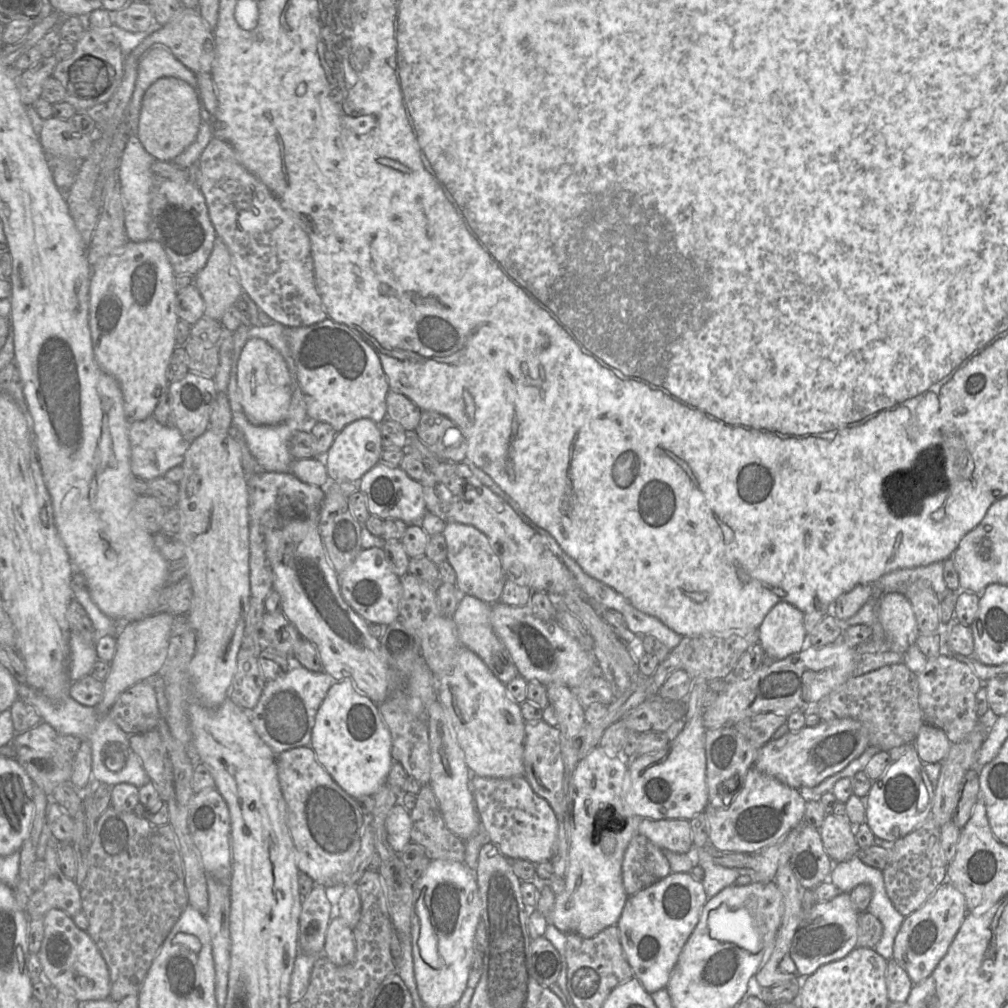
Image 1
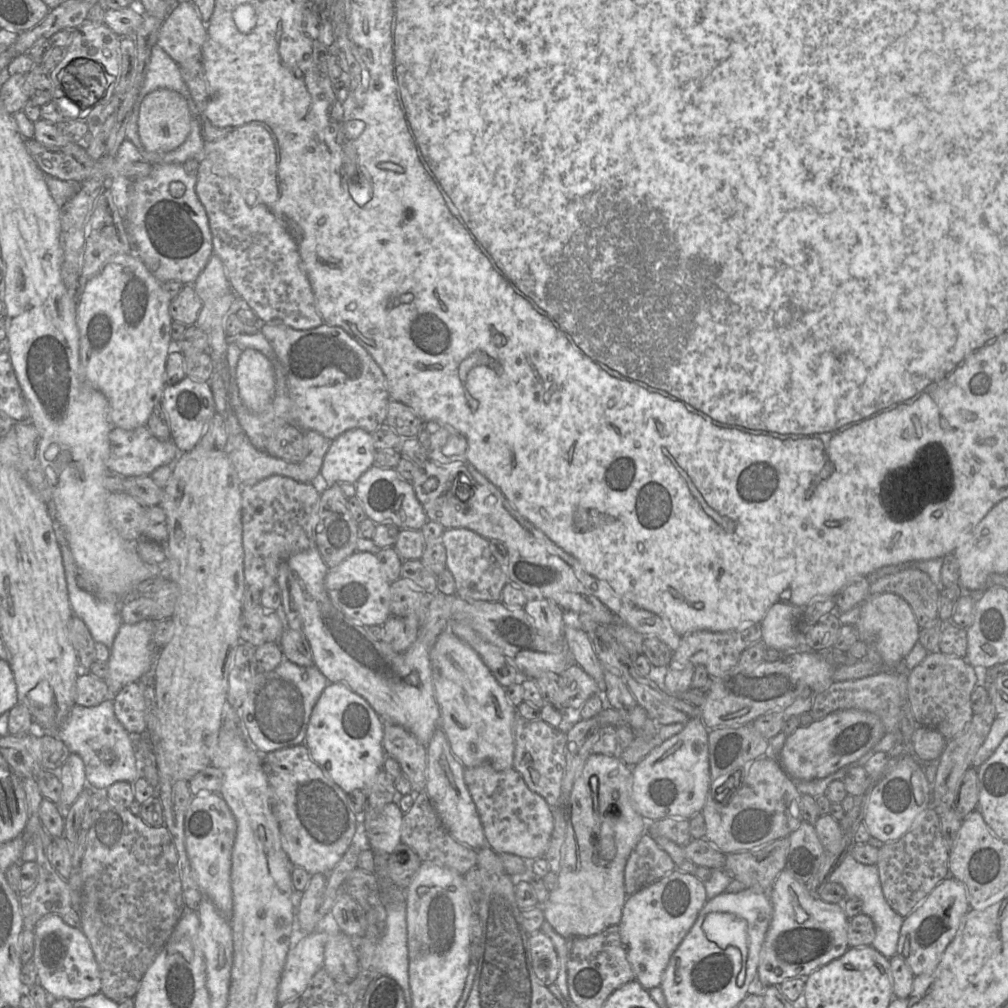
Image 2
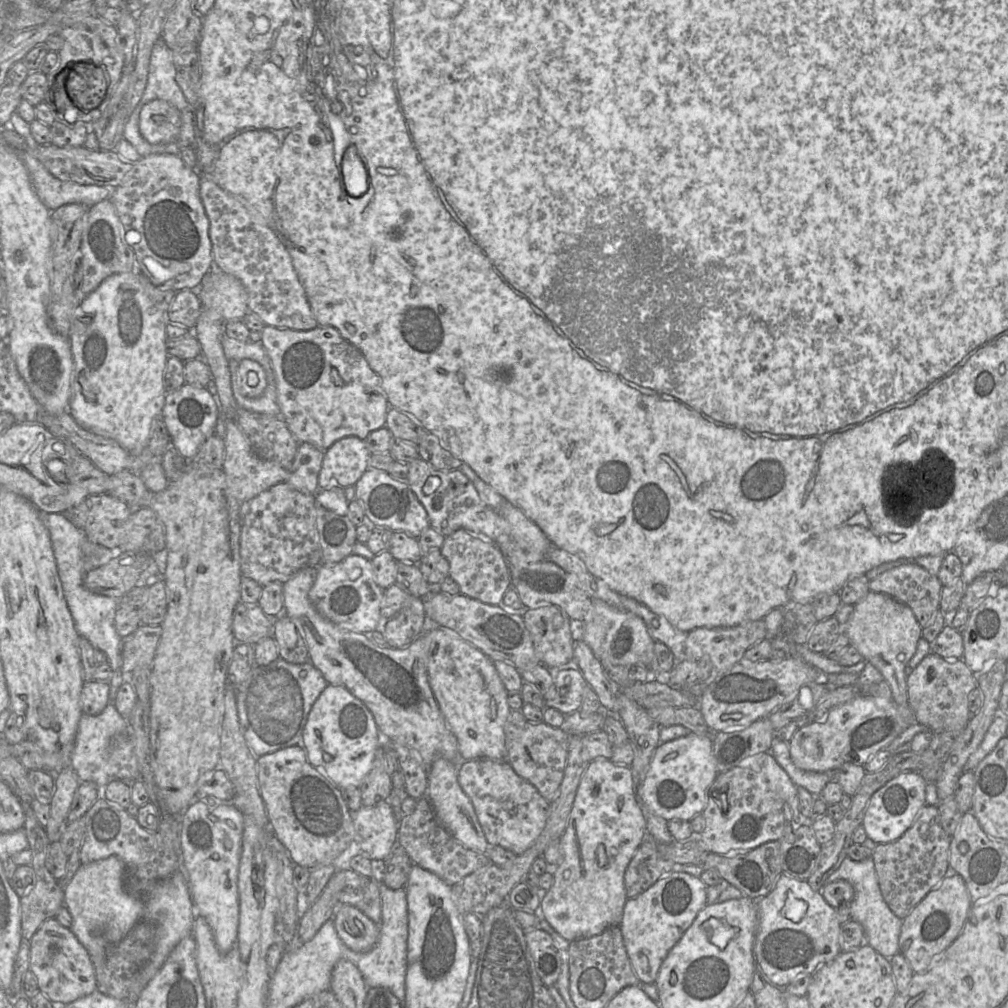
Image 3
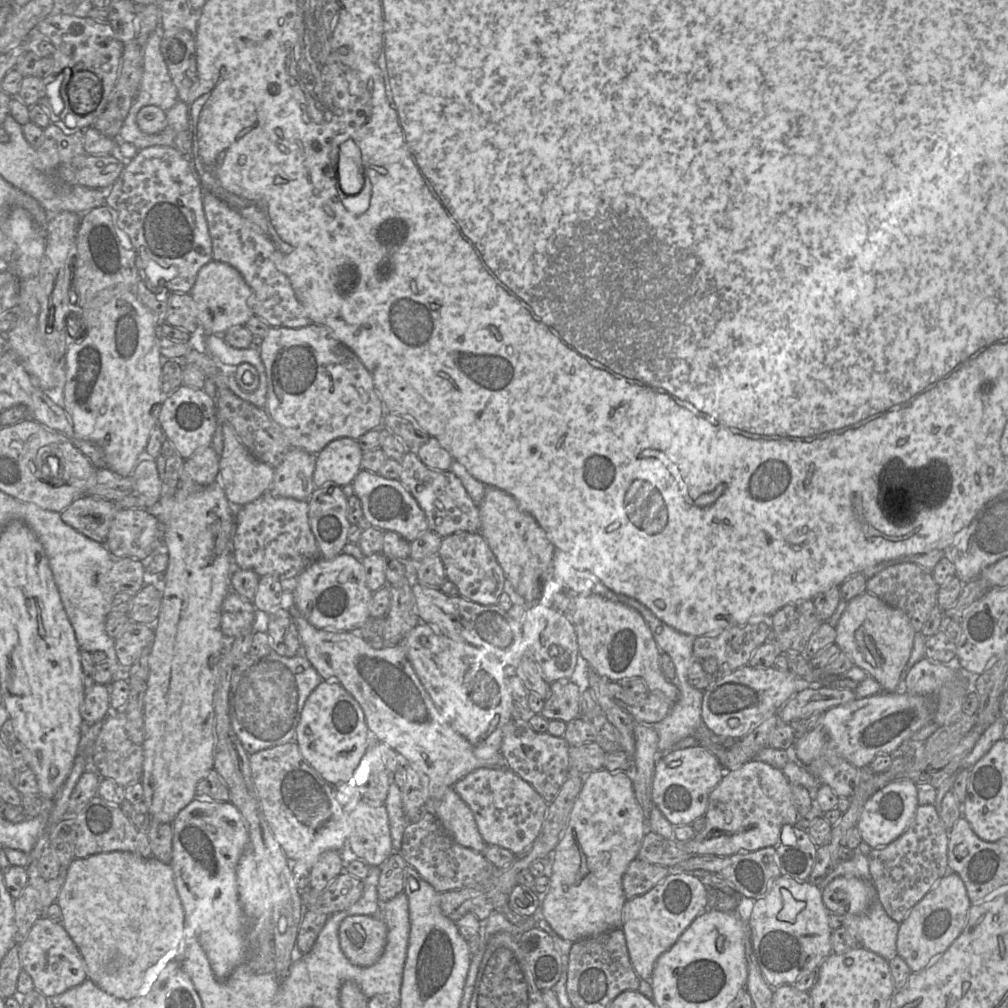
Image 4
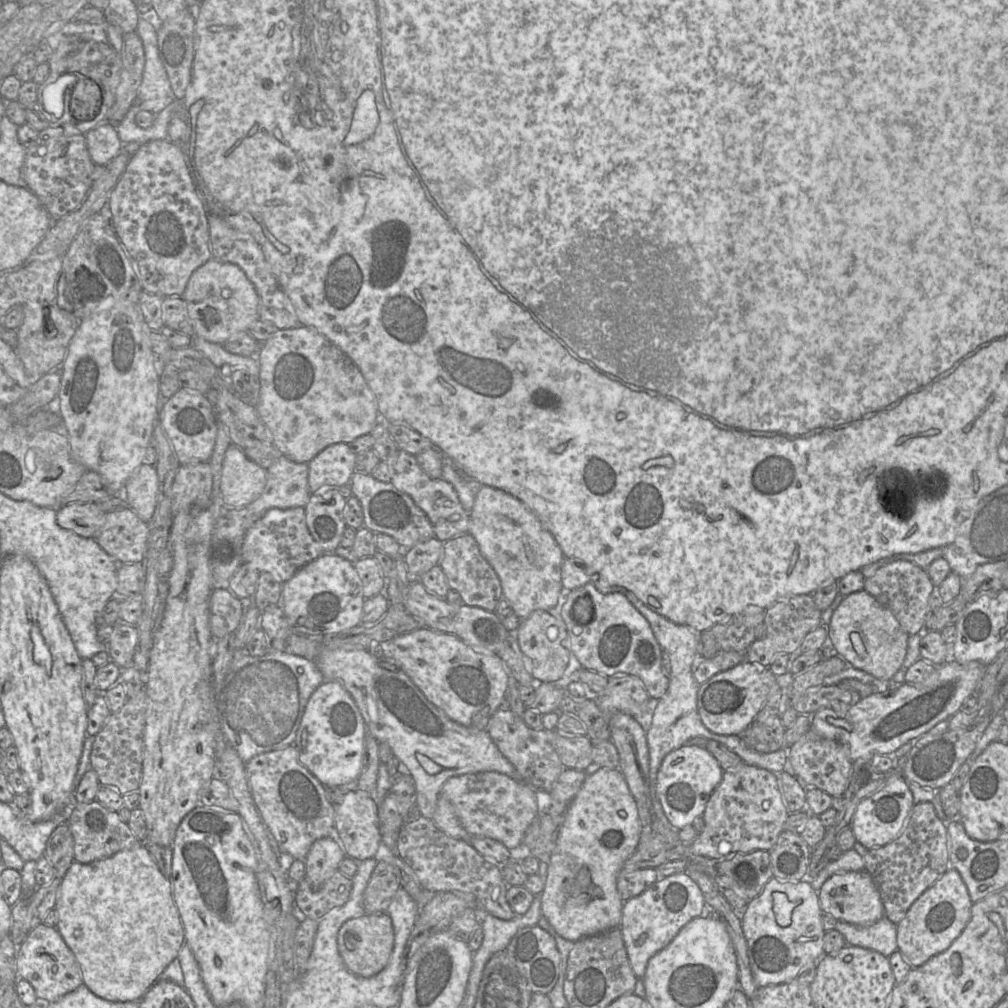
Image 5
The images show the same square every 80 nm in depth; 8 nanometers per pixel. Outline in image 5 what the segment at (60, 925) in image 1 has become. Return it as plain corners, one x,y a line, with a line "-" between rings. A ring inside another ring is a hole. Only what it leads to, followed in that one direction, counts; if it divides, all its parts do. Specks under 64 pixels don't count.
40,923
34,927
17,949
19,978
27,980
34,988
38,1000
50,1003
67,995
83,984
79,962
57,927

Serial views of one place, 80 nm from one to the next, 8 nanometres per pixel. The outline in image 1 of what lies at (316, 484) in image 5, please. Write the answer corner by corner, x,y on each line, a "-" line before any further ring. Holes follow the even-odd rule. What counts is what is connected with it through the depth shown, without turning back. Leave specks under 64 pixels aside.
362,418
346,425
336,437
324,457
330,483
359,482
380,462
383,451
380,426
369,418

